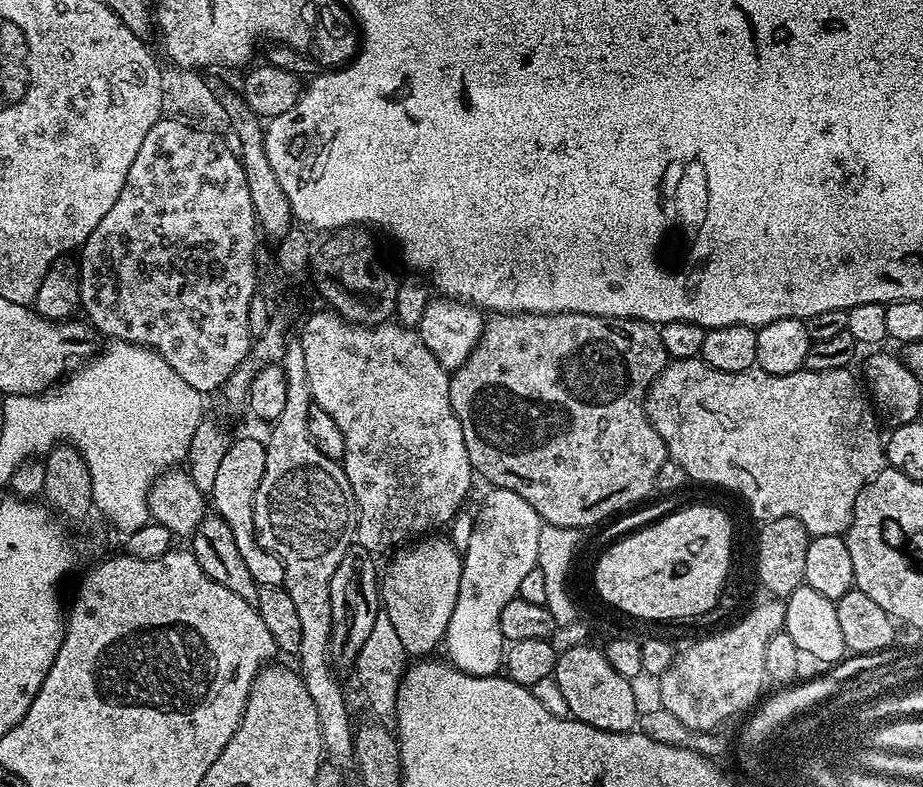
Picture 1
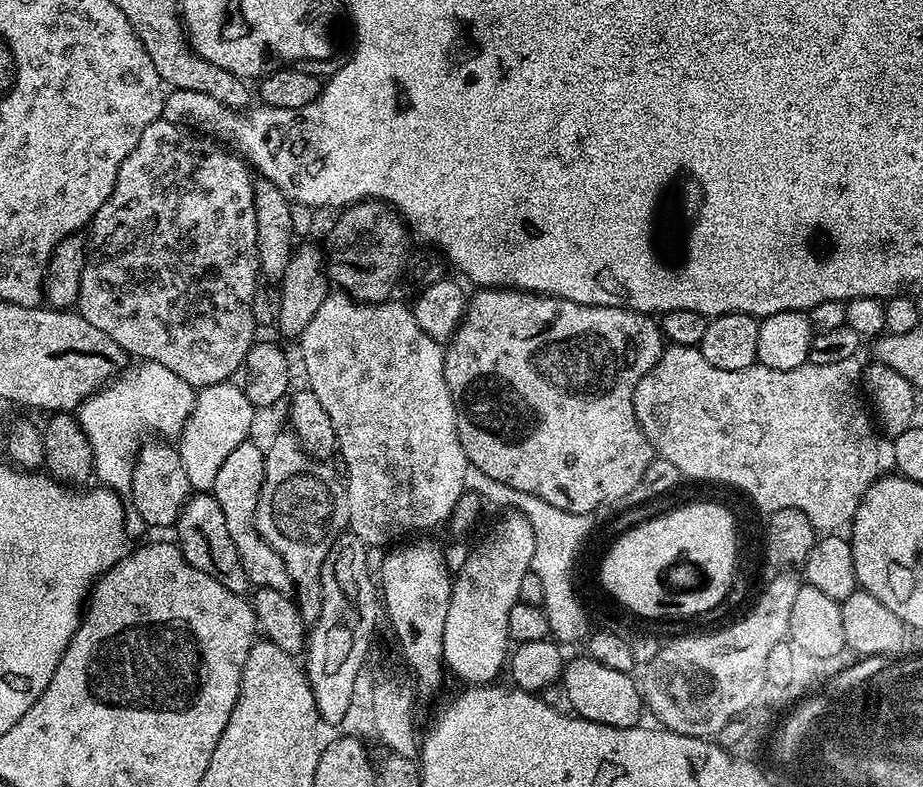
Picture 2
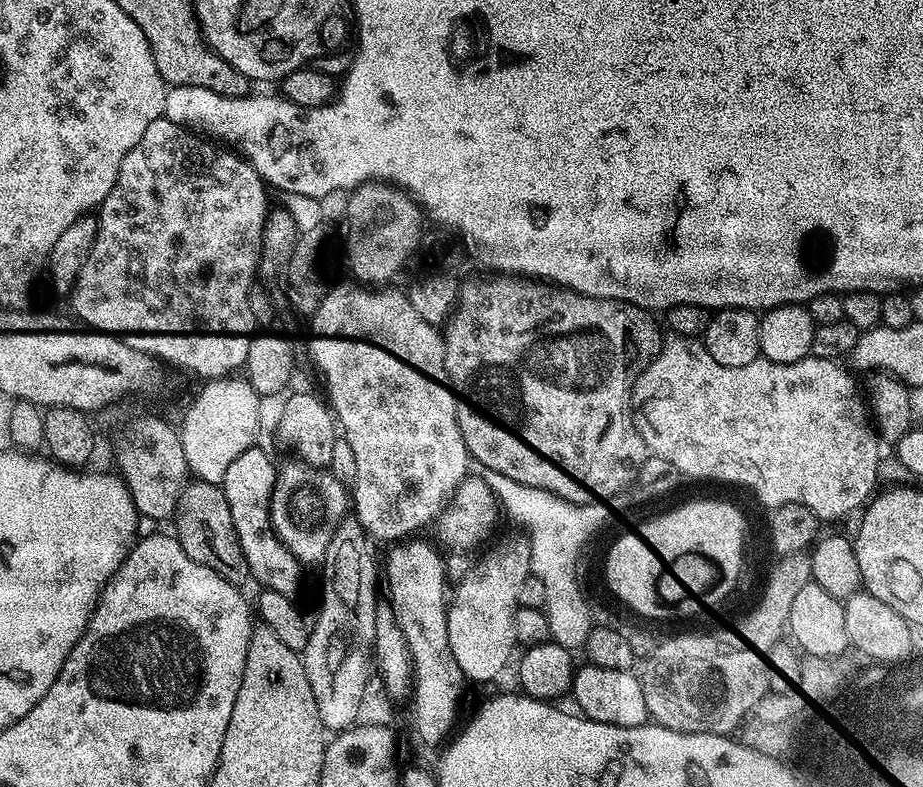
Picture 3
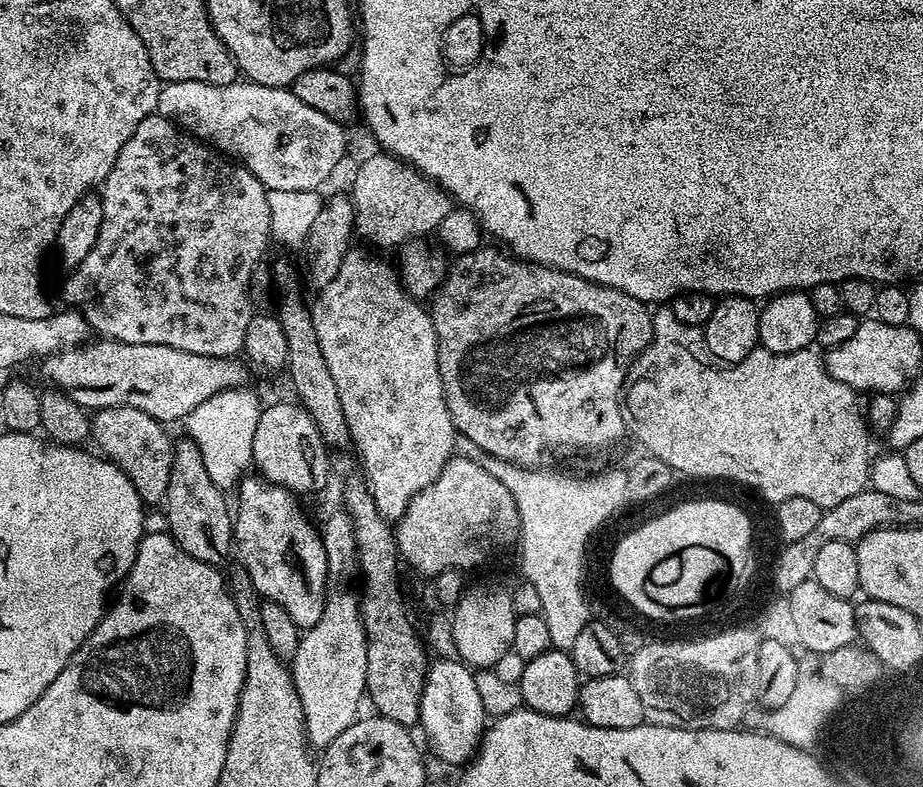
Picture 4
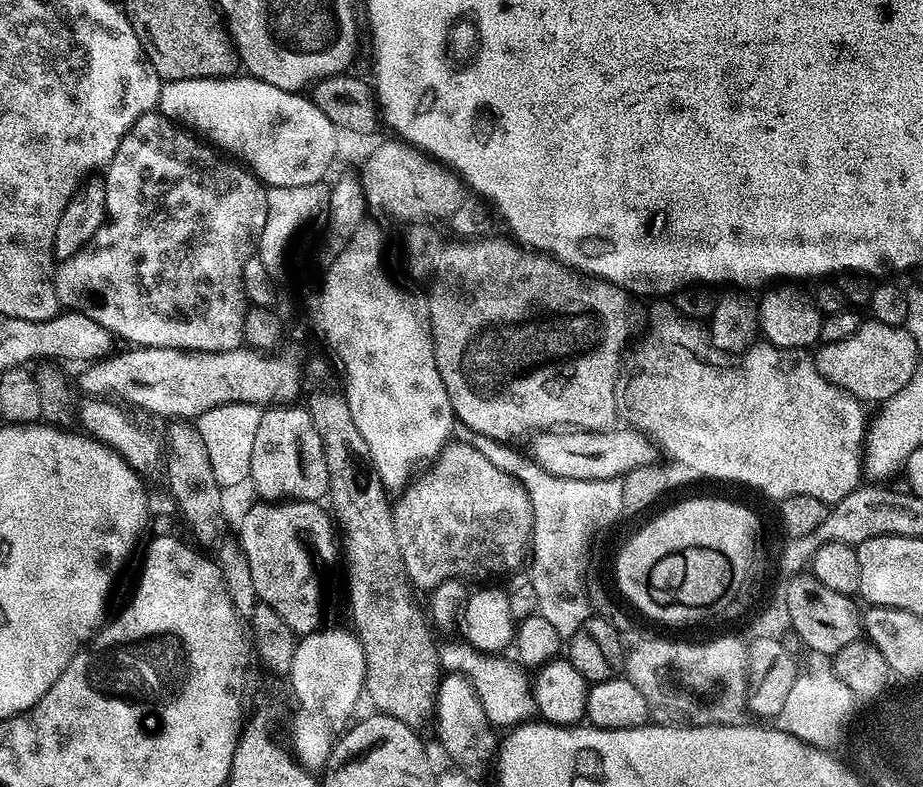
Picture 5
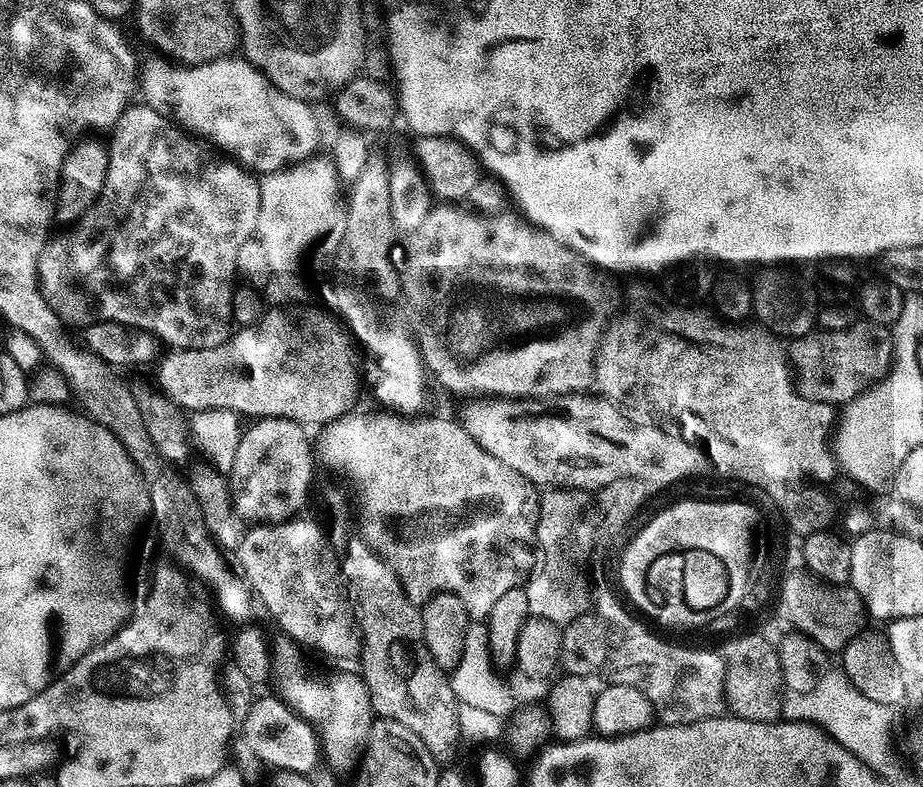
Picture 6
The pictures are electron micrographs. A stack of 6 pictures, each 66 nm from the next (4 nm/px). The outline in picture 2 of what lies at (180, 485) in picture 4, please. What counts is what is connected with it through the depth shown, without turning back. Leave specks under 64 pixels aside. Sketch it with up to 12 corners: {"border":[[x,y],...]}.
{"border":[[211,491],[184,503],[174,532],[190,566],[249,591],[238,546]]}

